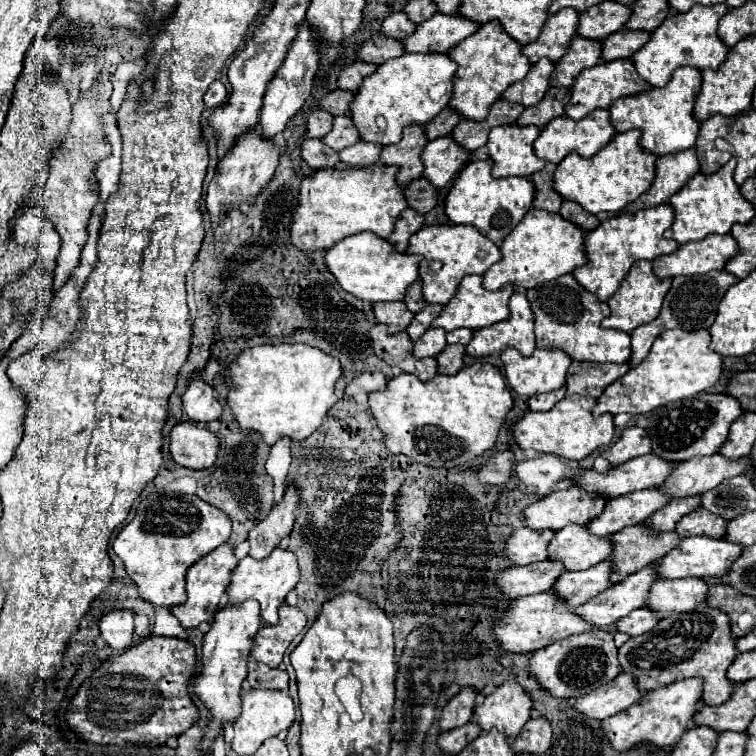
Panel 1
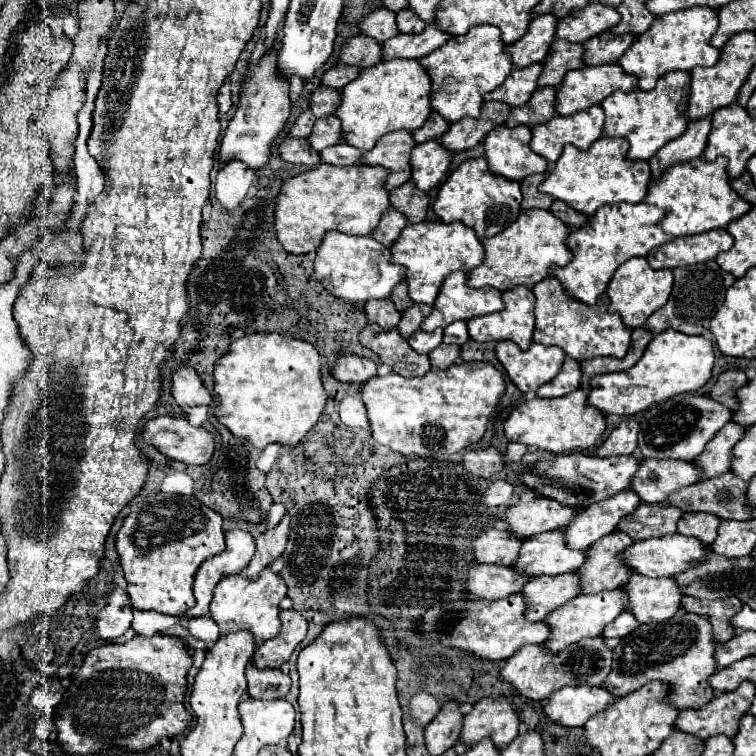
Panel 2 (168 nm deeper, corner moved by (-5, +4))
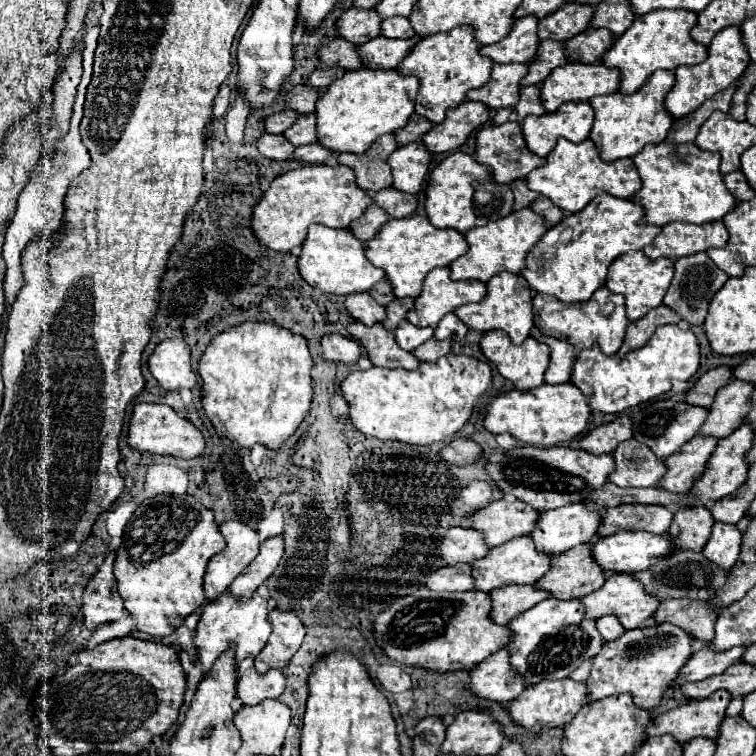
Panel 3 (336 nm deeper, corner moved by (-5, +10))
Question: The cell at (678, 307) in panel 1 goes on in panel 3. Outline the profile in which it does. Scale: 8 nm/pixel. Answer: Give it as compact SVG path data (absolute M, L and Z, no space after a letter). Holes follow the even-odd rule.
M697 252L693 256L683 256L675 260L675 276L671 280L671 286L663 298L663 304L671 308L675 314L681 316L681 320L701 326L707 316L707 308L711 304L711 298L723 288L723 284L729 280L729 276L713 264L713 260L705 252Z

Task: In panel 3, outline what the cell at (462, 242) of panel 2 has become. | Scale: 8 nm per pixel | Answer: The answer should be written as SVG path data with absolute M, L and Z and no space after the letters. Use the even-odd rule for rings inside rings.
M411 216L411 218L393 218L385 226L381 226L381 232L373 240L367 242L367 256L369 260L383 268L389 282L393 284L393 290L397 292L397 298L417 298L423 290L425 276L437 268L437 266L449 266L453 260L469 252L469 244L465 242L465 236L457 232L455 228L435 228L427 216Z

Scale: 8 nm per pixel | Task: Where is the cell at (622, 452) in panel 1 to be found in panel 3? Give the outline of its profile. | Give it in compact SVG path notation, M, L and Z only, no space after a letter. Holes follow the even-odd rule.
M619 416L609 424L603 424L599 428L595 428L593 432L589 432L587 436L583 436L579 440L581 448L591 452L591 454L609 454L617 448L619 442L629 440L633 436L633 424L629 416Z

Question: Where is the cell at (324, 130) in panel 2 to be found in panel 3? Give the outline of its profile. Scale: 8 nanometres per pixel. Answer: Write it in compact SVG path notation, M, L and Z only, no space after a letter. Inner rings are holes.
M317 114L299 116L293 128L289 128L289 132L285 132L283 136L295 146L317 142Z

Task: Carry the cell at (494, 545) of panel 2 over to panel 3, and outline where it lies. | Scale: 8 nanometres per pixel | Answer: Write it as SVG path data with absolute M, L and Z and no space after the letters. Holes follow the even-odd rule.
M451 528L443 536L441 544L441 558L453 566L461 562L473 564L489 554L489 546L485 542L485 534L475 528Z

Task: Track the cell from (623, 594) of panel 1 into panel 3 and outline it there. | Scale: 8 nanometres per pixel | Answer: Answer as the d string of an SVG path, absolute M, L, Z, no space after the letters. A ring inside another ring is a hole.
M547 598L529 612L517 616L509 628L515 634L515 640L507 646L511 650L511 664L519 670L527 684L567 678L585 658L597 656L603 646L603 638L595 628L595 620L587 618L579 598Z

